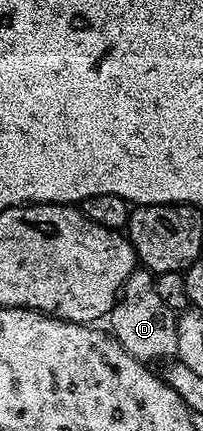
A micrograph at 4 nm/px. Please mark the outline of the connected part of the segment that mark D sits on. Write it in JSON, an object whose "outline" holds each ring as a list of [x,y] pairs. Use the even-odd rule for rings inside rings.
{"outline":[[[144,267],[134,268],[131,276],[114,303],[107,318],[108,328],[117,342],[135,359],[146,363],[164,362],[177,357],[177,318],[178,314],[159,296],[154,274]]]}

